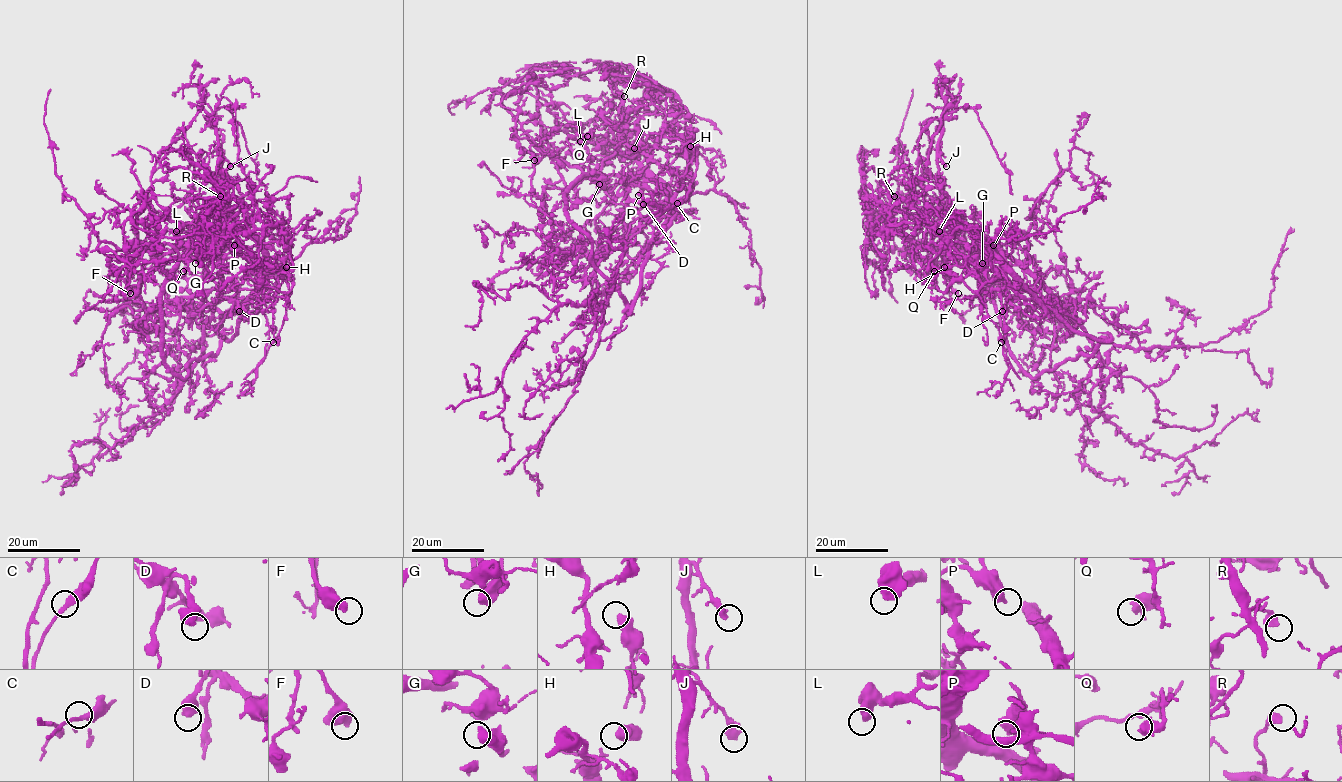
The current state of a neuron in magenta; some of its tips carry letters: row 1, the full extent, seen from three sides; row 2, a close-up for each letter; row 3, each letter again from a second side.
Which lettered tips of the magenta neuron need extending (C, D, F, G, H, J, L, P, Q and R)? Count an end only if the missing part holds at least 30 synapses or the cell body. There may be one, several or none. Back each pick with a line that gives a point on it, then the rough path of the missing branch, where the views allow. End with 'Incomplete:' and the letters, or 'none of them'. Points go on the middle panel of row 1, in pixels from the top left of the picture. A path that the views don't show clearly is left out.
Incomplete: none of them

